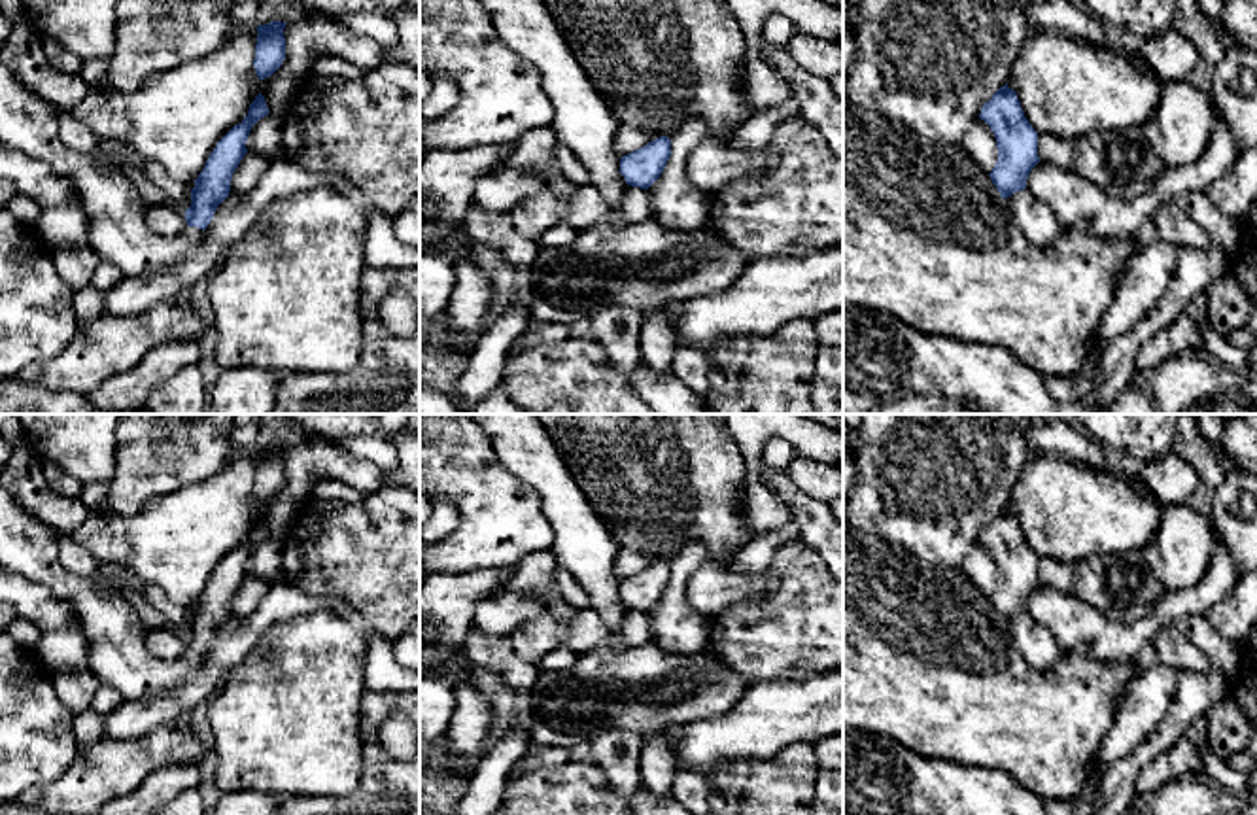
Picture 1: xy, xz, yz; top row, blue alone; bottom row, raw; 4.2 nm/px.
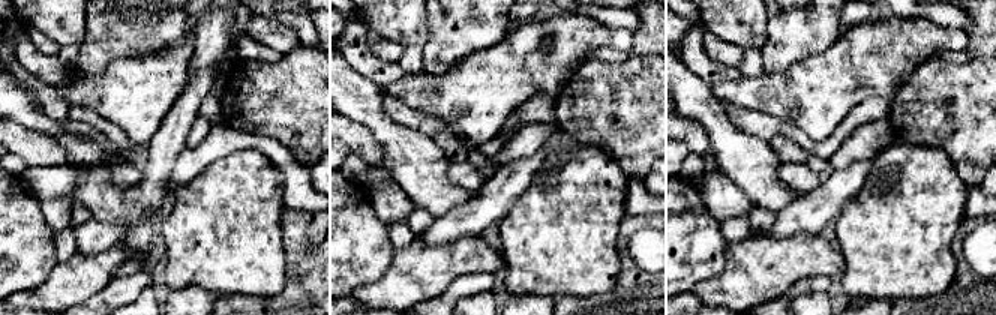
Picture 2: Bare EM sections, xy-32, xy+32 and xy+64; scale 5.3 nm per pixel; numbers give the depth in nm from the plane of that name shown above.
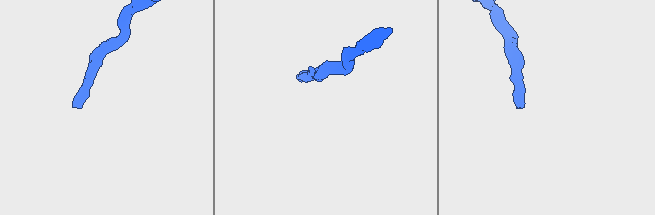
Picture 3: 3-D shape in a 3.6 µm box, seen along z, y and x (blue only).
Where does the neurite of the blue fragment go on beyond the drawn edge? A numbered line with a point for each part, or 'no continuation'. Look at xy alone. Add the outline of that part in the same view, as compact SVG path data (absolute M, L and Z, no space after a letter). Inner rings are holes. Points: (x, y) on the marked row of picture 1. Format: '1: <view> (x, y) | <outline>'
1: xy (116, 212) | M0 61L0 144L49 165L74 185L89 244L100 259L119 267L125 278L136 278L180 261L200 242L204 231L198 227L176 236L155 234L130 178L64 146L55 113L53 104L26 89Z

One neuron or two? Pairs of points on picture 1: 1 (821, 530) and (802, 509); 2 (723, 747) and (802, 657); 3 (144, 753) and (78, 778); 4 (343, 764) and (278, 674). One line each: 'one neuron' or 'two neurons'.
1: one neuron
2: two neurons
3: one neuron
4: one neuron

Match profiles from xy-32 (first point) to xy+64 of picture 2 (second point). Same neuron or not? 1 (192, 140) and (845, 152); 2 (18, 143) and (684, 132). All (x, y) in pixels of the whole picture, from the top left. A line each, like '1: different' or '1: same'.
1: same
2: same

